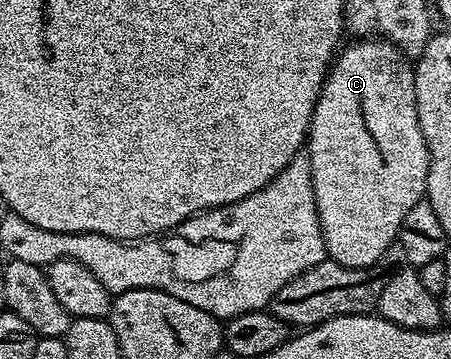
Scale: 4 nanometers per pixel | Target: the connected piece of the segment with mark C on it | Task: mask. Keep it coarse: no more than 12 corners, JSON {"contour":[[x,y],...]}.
{"contour":[[336,54],[309,124],[328,260],[362,269],[425,197],[414,62]]}

